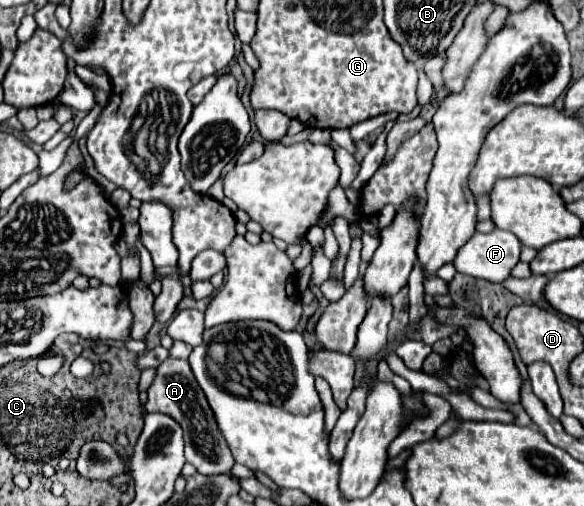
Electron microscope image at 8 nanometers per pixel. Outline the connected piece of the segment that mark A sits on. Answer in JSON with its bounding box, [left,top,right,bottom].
[145,357,235,475]

